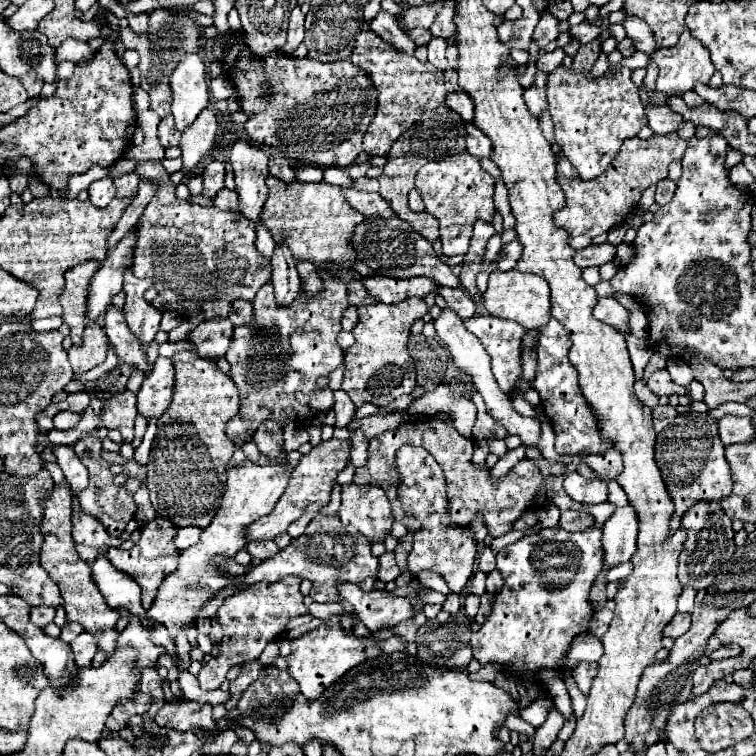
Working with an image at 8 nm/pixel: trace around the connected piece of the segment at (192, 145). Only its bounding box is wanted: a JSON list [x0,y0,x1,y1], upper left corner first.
[181,108,219,170]

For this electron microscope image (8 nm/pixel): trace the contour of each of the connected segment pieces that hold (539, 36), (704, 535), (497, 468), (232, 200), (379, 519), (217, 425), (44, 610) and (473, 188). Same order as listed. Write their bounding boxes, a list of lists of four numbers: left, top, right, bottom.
[[535,12,559,48],[679,502,735,590],[491,446,525,478],[213,188,239,212],[339,484,393,542],[147,350,239,528],[31,606,55,628],[415,152,495,256]]

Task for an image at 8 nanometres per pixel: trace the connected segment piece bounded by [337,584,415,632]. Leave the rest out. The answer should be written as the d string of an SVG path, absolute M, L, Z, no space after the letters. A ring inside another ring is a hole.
M341 584L337 592L353 604L355 614L371 632L391 630L399 622L415 614L409 598L397 596L393 592L385 592L385 590L363 592L355 584Z

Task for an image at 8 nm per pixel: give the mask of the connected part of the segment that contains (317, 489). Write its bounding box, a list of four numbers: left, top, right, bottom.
[247,438,353,540]

